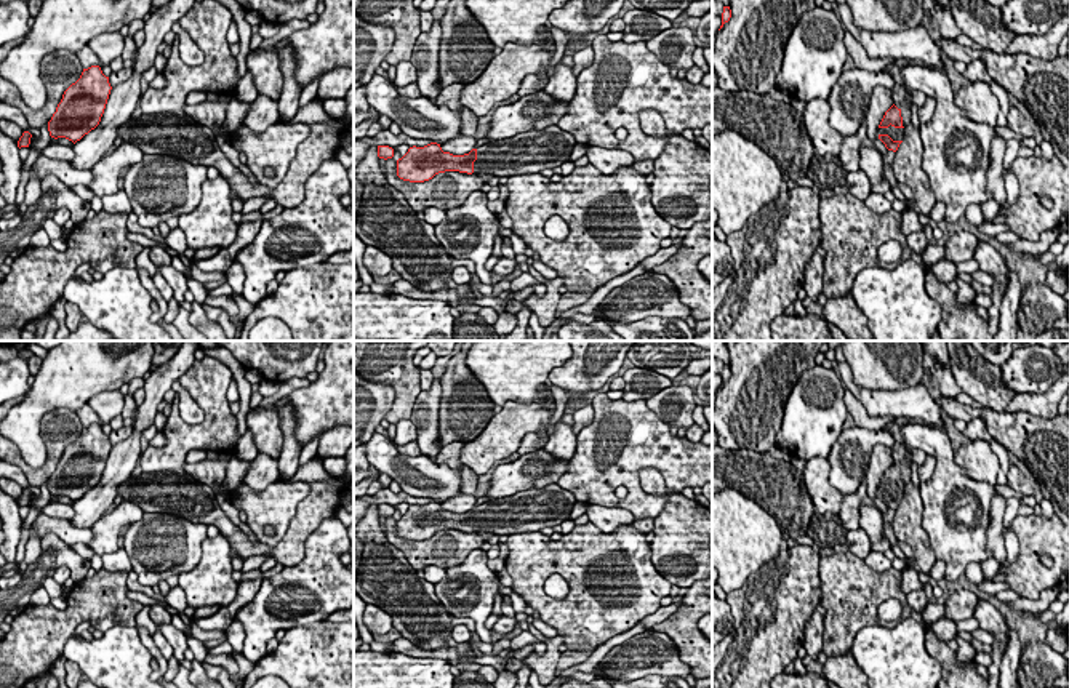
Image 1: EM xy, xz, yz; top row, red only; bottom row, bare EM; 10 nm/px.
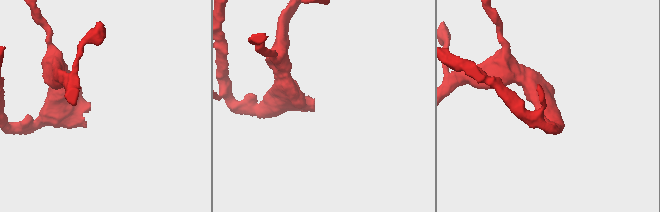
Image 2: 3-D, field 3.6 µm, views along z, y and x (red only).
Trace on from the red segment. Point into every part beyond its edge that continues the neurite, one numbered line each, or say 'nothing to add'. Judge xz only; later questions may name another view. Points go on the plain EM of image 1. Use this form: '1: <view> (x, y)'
1: xz (551, 506)

